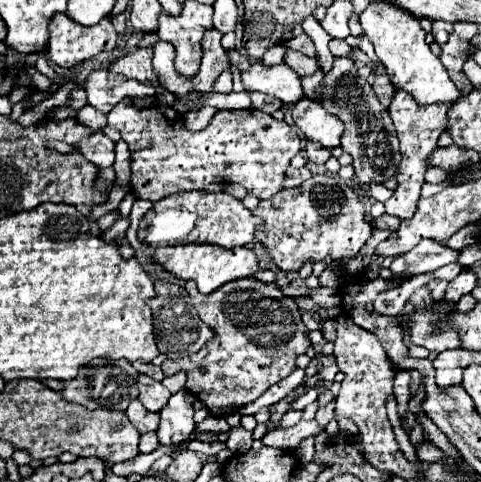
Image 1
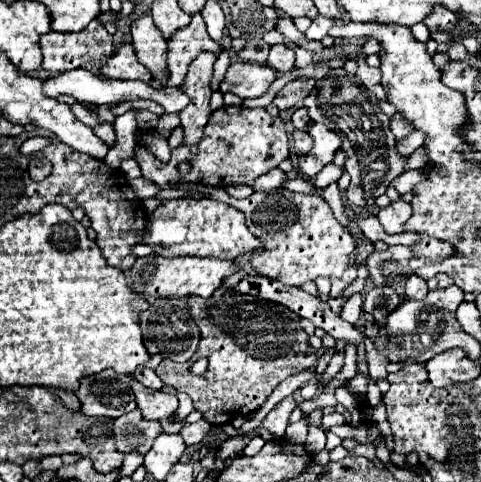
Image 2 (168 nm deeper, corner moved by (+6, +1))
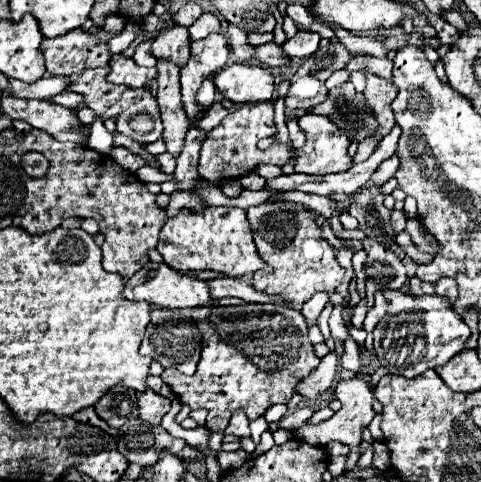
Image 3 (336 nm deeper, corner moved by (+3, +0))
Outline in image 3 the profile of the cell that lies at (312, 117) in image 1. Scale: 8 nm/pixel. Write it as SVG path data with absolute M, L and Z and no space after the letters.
M305 114L299 118L299 126L307 140L303 148L295 150L295 172L301 168L319 168L317 172L323 174L325 168L325 174L337 174L351 168L353 158L347 154L351 140L331 118Z

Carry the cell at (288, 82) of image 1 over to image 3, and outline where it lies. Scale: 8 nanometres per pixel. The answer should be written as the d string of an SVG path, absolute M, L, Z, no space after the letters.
M231 64L217 72L213 82L223 98L233 104L253 104L273 96L271 72L253 64Z

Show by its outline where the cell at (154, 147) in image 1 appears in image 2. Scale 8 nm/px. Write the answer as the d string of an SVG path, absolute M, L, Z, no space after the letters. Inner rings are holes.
M222 107L210 115L208 125L204 127L204 137L196 145L196 149L186 143L172 149L172 157L168 163L160 163L160 159L150 153L144 145L136 145L134 159L142 169L142 177L156 183L160 189L184 185L184 183L200 183L210 187L228 187L228 185L252 185L258 177L278 167L290 155L288 135L284 129L284 121L280 117L268 115L266 109L244 109L244 107ZM178 163L192 163L192 171L184 177L178 175Z

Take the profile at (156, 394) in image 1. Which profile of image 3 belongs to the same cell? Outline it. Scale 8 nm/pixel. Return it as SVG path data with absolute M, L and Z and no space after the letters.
M145 390L137 394L137 404L139 404L139 418L149 422L151 426L159 426L161 418L169 412L171 402L165 396L159 396L157 392Z

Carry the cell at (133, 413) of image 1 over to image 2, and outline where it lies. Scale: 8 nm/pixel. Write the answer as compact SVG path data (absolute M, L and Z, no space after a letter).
M134 409L114 421L116 447L124 453L128 453L128 451L148 453L160 431L162 431L160 421L144 419L138 409Z

